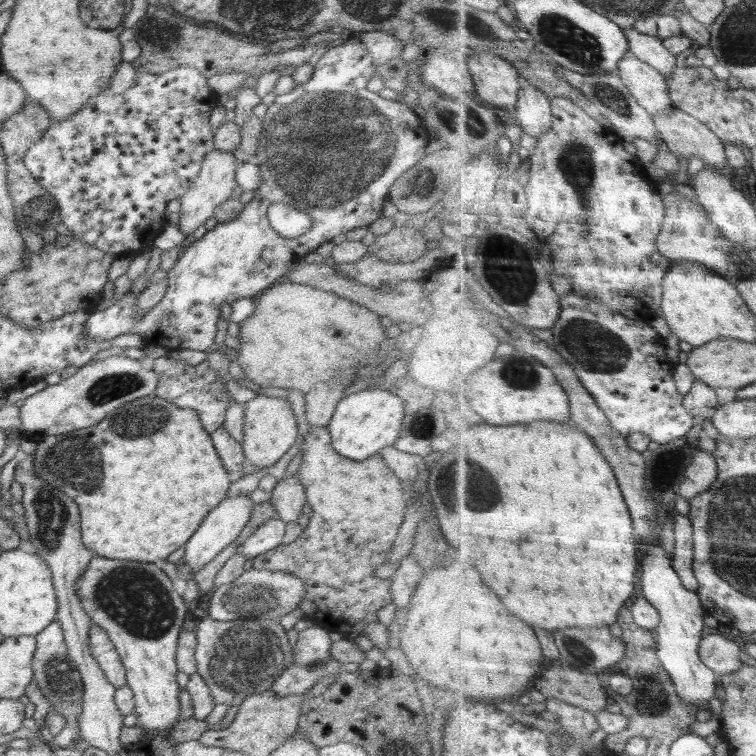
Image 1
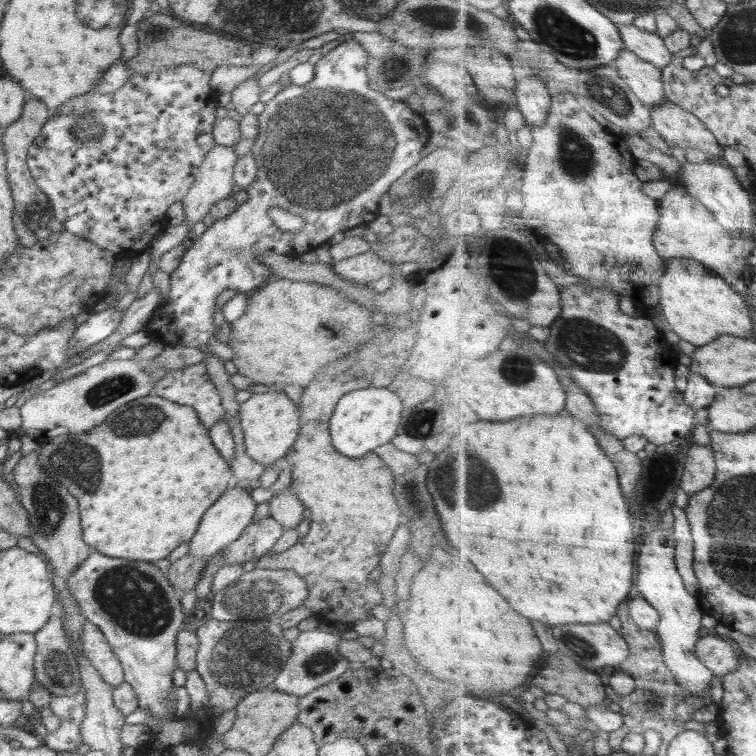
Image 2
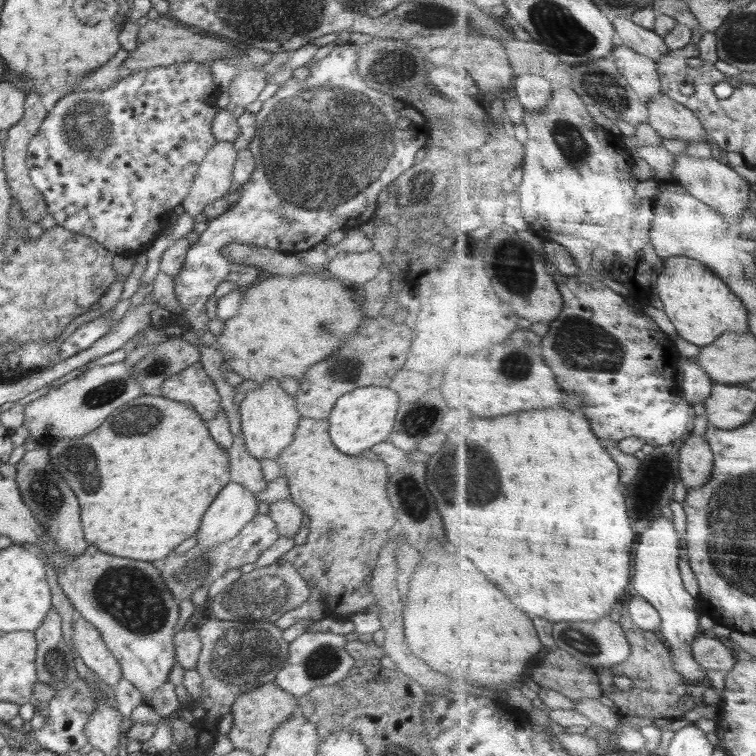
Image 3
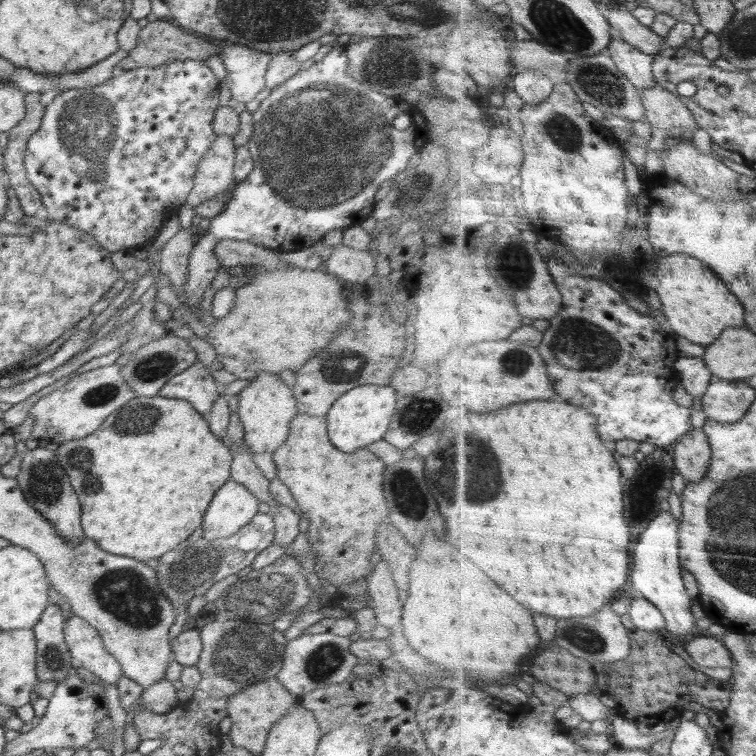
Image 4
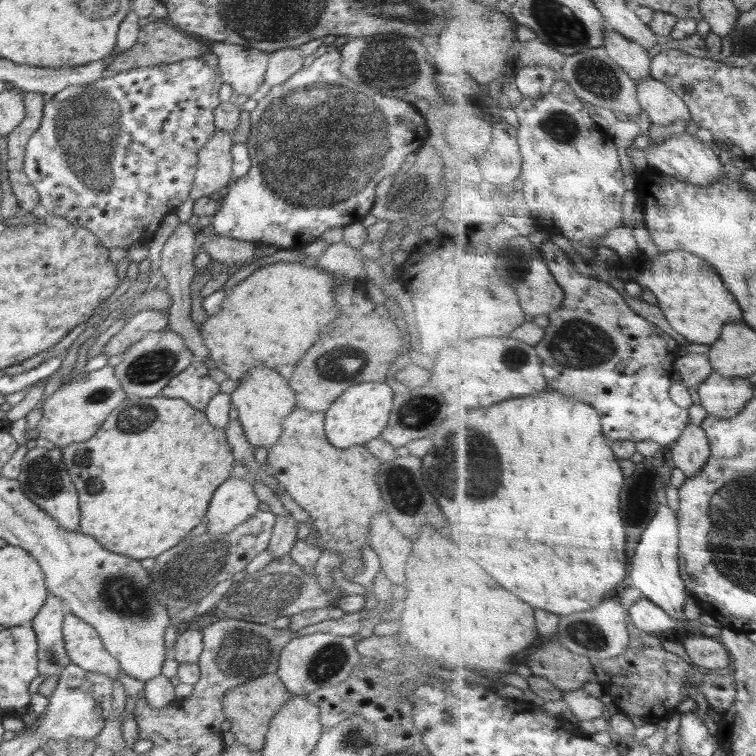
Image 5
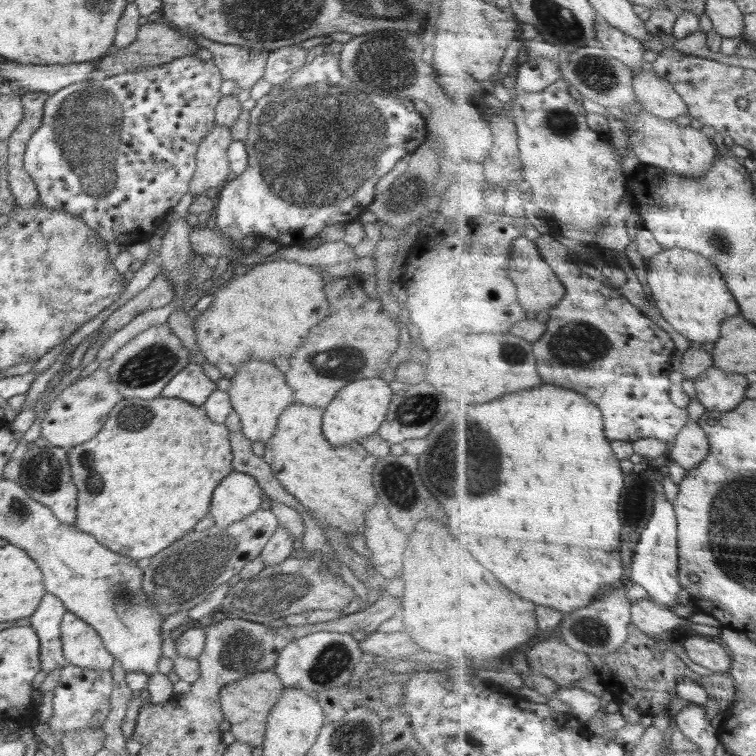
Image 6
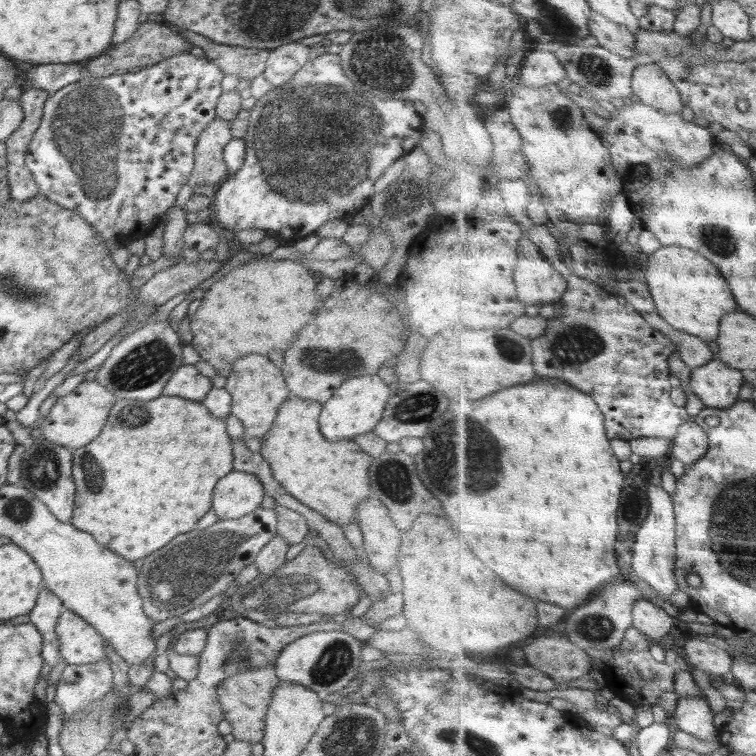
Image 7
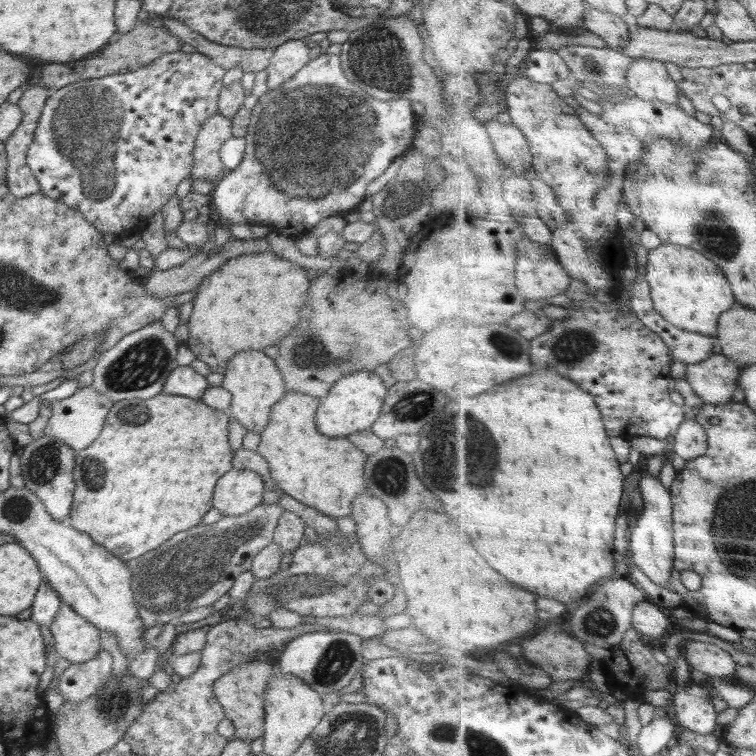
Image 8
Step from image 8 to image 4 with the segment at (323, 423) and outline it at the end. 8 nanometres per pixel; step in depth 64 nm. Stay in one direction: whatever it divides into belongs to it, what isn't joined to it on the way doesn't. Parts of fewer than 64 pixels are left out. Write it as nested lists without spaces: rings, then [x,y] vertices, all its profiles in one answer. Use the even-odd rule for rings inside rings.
[[[365,384],[347,390],[337,398],[325,416],[329,441],[339,451],[351,453],[357,448],[367,447],[374,441],[382,440],[394,414],[396,400],[396,392],[390,384]]]

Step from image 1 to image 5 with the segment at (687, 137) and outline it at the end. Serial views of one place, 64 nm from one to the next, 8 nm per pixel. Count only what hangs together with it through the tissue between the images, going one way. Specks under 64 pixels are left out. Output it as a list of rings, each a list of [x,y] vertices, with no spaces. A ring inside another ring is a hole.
[[[652,76],[637,83],[637,87],[639,101],[655,126],[672,126],[678,120],[689,125],[694,121],[689,104],[666,81]]]

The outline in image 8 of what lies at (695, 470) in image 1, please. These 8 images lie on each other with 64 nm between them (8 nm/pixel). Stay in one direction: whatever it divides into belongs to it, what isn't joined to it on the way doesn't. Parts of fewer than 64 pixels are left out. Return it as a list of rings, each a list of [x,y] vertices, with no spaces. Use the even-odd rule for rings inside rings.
[[[693,414],[677,432],[671,454],[678,454],[686,461],[691,461],[702,458],[709,448],[709,434],[705,426],[700,424]]]

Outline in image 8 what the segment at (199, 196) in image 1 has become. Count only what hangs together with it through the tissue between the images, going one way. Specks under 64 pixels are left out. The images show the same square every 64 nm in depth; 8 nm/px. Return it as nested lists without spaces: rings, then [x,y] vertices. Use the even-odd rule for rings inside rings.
[[[220,113],[213,114],[204,122],[193,151],[194,164],[190,178],[212,181],[229,172],[220,159],[222,144],[233,137],[231,120]]]

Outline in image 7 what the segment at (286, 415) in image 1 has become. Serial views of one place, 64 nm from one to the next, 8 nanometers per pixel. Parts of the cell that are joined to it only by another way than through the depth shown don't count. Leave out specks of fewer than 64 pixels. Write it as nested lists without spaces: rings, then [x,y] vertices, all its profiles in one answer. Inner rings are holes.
[[[250,353],[238,357],[226,376],[224,388],[231,396],[231,415],[240,419],[245,428],[245,437],[261,438],[269,431],[274,422],[278,408],[286,404],[292,396],[285,383],[281,368],[276,367],[266,355]]]

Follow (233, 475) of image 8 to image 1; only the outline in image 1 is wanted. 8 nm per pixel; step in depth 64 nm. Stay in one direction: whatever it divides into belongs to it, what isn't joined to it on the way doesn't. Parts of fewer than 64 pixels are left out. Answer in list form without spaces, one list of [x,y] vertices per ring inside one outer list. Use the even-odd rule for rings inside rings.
[[[241,493],[233,497],[224,497],[214,508],[211,508],[210,512],[202,519],[202,524],[198,526],[198,530],[194,531],[194,536],[186,544],[184,556],[186,564],[195,572],[208,564],[224,548],[230,546],[244,530],[251,517],[253,505],[248,494]]]

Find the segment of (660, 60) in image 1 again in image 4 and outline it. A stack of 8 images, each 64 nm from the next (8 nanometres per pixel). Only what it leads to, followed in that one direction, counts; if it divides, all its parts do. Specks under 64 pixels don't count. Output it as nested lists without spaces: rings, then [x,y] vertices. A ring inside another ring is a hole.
[[[614,5],[610,10],[605,10],[613,28],[613,38],[626,39],[630,44],[635,44],[642,52],[656,56],[668,48],[667,39],[654,32],[652,27],[640,22],[640,19],[622,5]]]

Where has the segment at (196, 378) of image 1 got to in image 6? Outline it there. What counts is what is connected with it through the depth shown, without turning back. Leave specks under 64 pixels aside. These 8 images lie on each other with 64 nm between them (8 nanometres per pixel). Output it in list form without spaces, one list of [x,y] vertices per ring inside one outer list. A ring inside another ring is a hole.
[[[189,362],[168,381],[161,396],[186,400],[194,406],[202,407],[216,389],[216,382],[204,373],[202,365]]]

